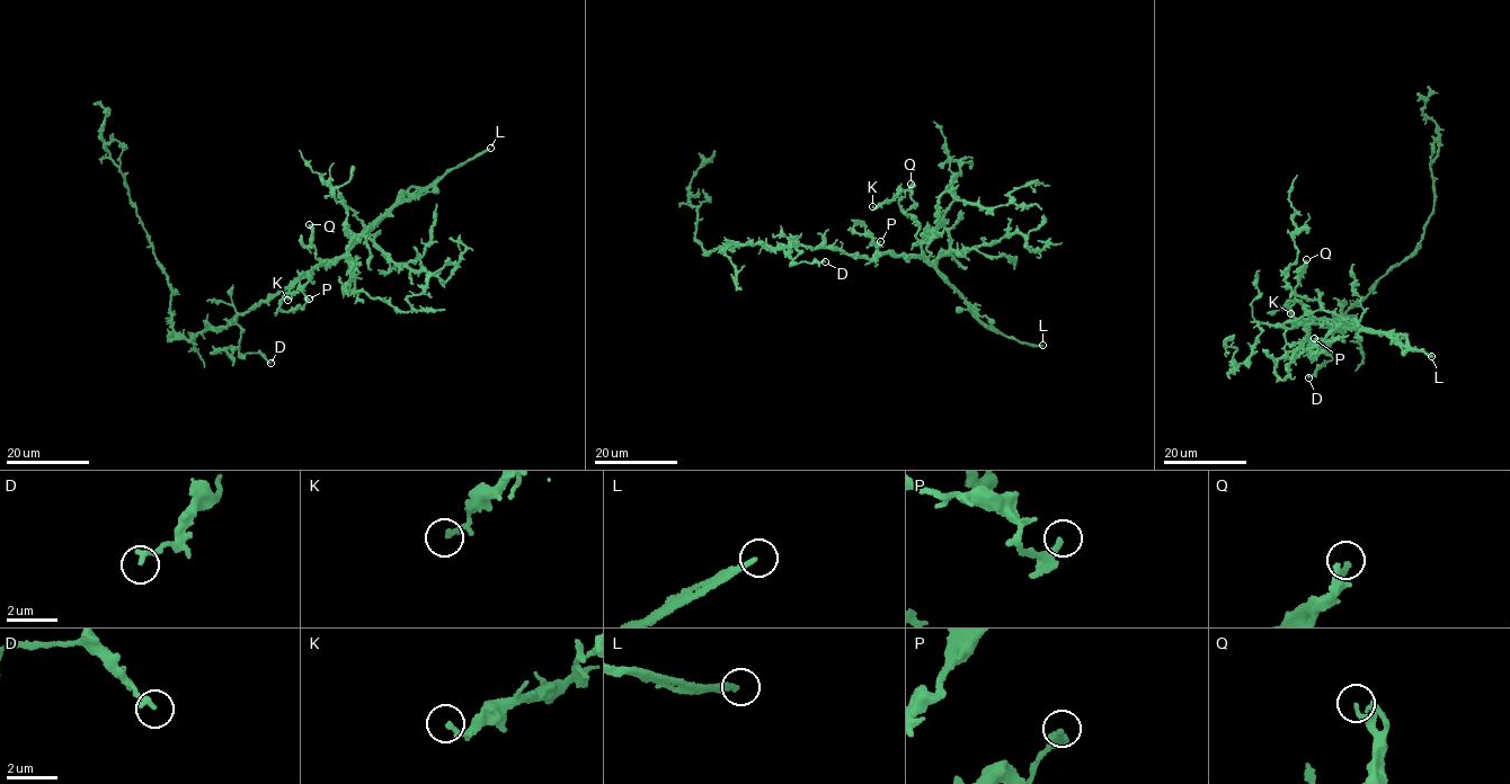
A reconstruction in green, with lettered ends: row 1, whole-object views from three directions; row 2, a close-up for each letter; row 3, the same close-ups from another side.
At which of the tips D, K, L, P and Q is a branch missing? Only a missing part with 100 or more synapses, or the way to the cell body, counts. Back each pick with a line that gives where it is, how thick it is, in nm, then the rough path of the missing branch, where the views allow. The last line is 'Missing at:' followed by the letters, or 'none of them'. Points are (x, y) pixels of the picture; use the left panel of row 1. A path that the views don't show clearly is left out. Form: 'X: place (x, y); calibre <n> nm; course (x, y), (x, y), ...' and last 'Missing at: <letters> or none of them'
L: place (490, 148); calibre 240 nm
Missing at: L

